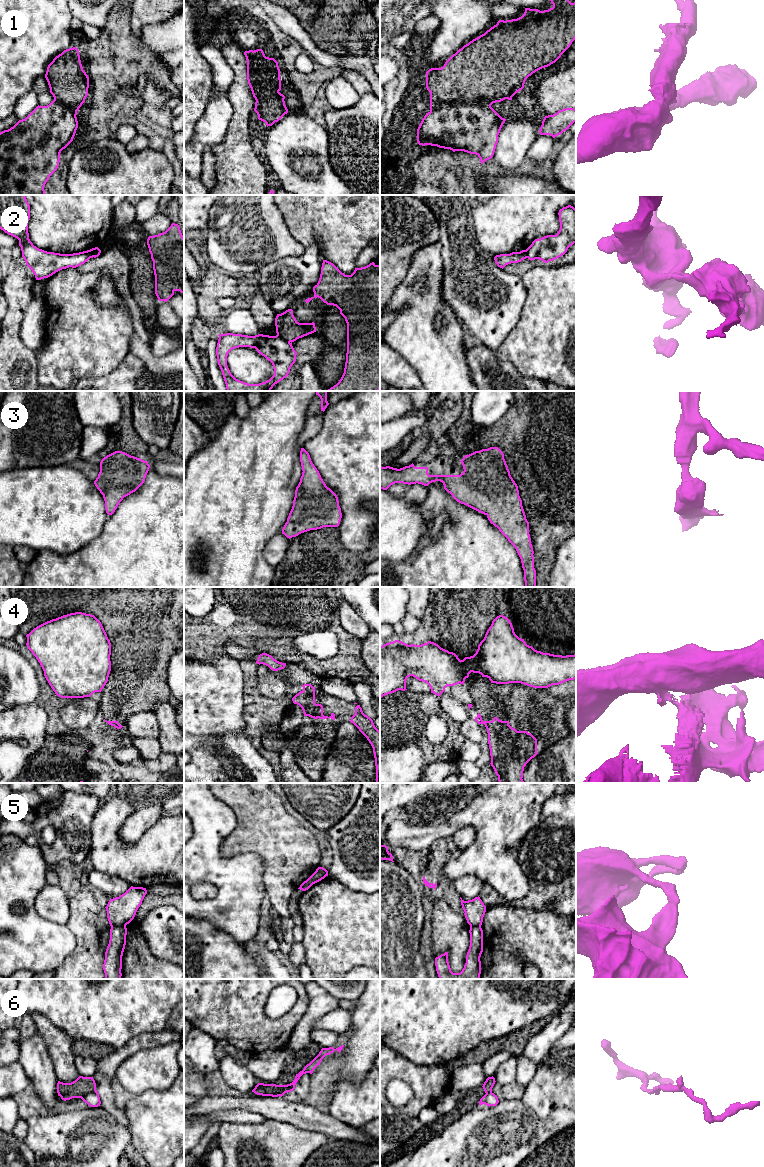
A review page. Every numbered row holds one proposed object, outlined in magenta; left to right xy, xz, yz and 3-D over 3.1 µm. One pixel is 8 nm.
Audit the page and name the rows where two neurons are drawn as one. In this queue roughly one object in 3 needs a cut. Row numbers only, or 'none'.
1, 2, 4, 5, 6

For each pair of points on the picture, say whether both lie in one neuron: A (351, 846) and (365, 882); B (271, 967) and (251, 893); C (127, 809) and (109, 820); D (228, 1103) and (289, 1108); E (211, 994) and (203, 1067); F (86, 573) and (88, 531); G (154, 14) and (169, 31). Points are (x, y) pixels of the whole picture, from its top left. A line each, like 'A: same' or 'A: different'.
A: same
B: different
C: same
D: same
E: different
F: different
G: different

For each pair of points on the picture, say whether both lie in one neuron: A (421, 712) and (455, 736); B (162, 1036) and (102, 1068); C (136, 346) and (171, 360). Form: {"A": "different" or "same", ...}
{"A": "same", "B": "same", "C": "same"}

